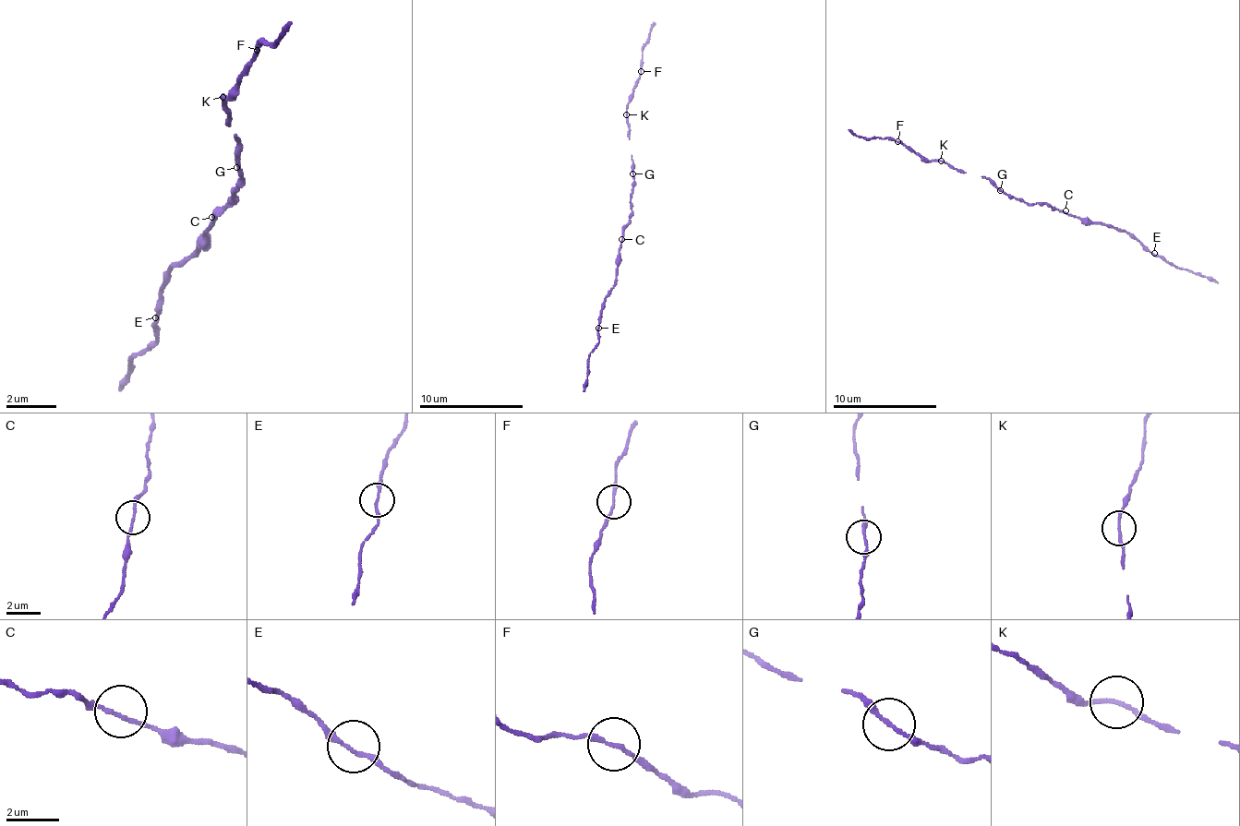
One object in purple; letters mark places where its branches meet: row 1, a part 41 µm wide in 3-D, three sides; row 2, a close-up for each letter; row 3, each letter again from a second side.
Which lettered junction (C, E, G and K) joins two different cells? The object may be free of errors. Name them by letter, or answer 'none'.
none

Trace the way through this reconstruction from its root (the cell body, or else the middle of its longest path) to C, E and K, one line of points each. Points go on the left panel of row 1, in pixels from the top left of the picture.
C: (236, 198), (231, 198), (211, 217)
E: (236, 198), (231, 198), (211, 217), (199, 248), (168, 273), (162, 286), (162, 311), (155, 317)
K: (236, 198), (231, 198), (236, 192), (236, 136), (231, 117), (224, 111), (224, 99)

